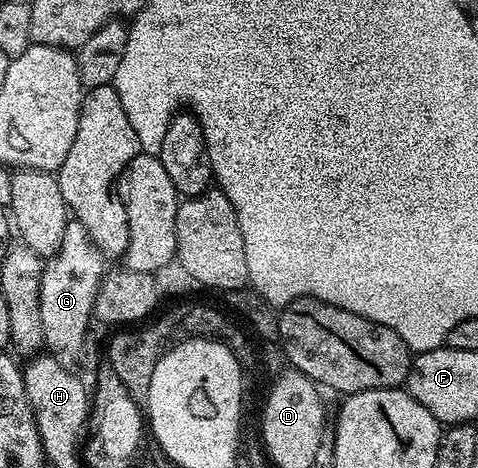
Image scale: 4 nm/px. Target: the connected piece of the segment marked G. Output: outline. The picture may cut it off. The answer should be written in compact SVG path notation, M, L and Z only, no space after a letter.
M69 221L65 225L62 245L43 264L40 272L40 308L44 347L47 354L53 355L65 365L72 365L74 361L76 363L84 353L84 342L94 319L96 294L106 275L104 263L105 256L92 244L84 226Z

